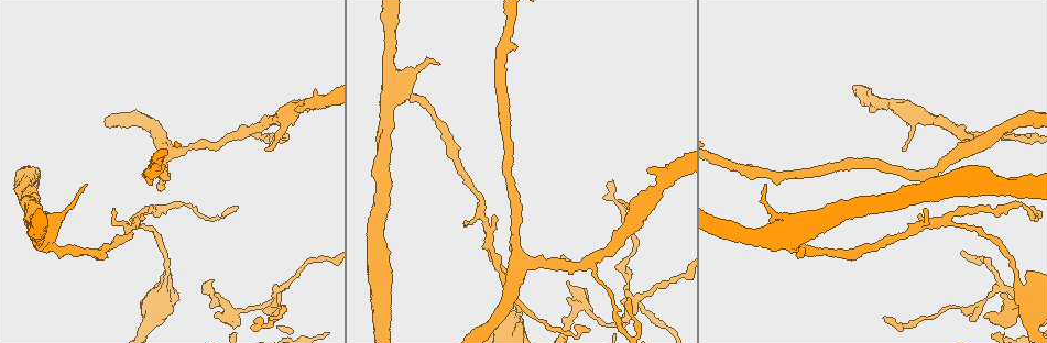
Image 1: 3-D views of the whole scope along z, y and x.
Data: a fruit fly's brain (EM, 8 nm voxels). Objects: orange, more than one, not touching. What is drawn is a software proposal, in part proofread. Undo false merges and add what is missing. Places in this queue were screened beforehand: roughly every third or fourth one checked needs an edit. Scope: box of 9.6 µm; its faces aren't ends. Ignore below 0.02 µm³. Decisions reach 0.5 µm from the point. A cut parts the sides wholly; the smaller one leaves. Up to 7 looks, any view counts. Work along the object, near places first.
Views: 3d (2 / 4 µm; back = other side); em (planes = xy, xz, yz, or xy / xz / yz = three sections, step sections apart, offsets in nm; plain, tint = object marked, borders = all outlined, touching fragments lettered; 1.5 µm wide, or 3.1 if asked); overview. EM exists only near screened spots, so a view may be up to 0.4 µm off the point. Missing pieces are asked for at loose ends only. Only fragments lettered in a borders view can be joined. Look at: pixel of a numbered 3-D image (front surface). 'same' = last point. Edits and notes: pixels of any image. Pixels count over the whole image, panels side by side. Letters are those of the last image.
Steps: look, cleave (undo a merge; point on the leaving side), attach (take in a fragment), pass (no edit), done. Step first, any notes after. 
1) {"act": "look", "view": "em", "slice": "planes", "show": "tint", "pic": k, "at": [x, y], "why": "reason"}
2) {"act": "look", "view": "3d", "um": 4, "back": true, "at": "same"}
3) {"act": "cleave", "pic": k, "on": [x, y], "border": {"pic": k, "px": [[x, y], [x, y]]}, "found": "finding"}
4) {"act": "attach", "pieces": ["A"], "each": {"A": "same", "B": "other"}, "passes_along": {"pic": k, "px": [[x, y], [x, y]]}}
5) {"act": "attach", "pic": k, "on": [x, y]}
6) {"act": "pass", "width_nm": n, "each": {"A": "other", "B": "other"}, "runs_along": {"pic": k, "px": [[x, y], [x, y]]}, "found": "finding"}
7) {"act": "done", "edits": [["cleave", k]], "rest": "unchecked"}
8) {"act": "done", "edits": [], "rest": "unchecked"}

{"act": "look", "view": "3d", "um": 2, "pic": 1, "at": [163, 189], "why": "an open end"}

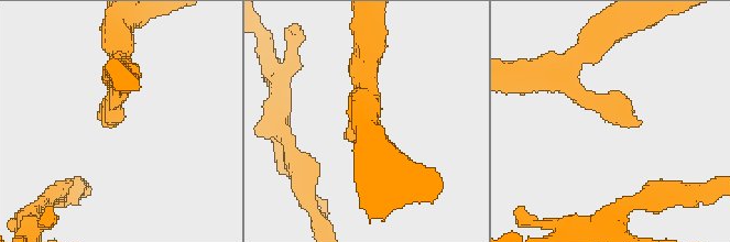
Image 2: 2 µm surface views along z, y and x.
{"act": "look", "view": "em", "slice": "planes", "show": "borders", "pic": 2, "at": [641, 123]}

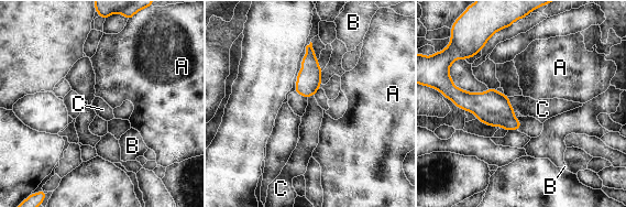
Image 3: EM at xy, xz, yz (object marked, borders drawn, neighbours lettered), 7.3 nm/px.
{"act": "pass", "longest_contact_nm": ["C", 130], "each": {"A": "other", "B": "other", "C": "other"}, "border": {"pic": 3, "px": [[507, 97], [515, 111]]}, "found": "none of them fits"}

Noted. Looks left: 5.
{"act": "look", "view": "3d", "um": 2, "pic": 1, "at": [612, 180], "why": "end of a long branch"}

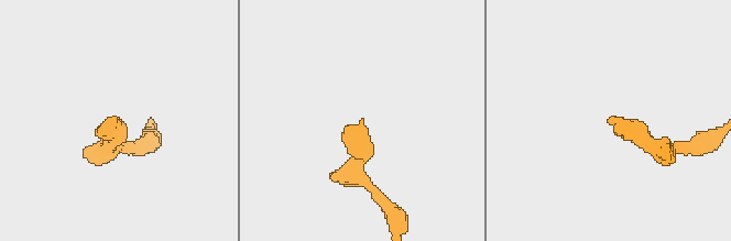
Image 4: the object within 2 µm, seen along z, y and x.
{"act": "look", "view": "em", "slice": "planes", "show": "borders", "pic": 4, "at": [611, 117], "why": "now the EM"}

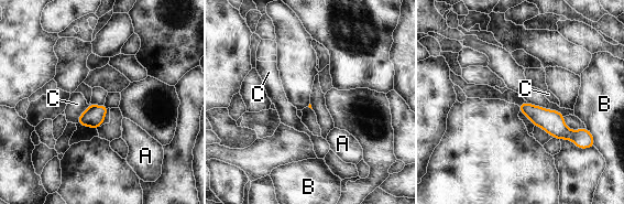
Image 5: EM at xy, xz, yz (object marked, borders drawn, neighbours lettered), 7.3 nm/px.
{"act": "pass", "each": {"A": "other", "B": "other", "C": "other"}, "border": {"pic": 5, "px": [[89, 105], [76, 122]]}, "found": "none of them fits"}

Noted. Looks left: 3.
{"act": "look", "view": "em", "slice": "planes", "show": "borders", "pic": 1, "at": [238, 207], "why": "branch stops here"}

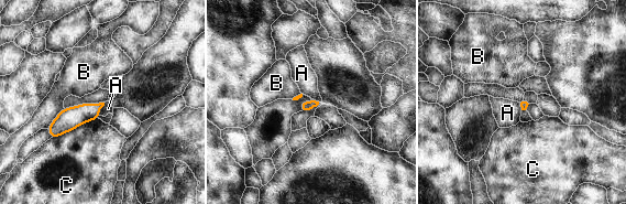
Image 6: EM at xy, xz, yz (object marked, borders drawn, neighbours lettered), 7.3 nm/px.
{"act": "pass", "each": {"A": "other", "B": "other", "C": "other"}, "found": "none of them fits"}

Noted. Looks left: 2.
{"act": "done", "edits": [], "rest": "unchecked"}

